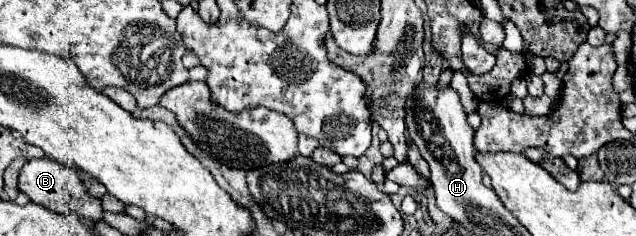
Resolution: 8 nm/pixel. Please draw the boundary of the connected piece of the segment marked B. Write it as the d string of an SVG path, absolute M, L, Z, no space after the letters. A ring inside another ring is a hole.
M29 159L19 175L19 191L27 193L33 203L43 205L61 215L77 213L79 217L87 217L87 219L101 219L103 215L101 201L89 195L89 191L77 177L77 171L67 165L59 165L57 161L51 159Z

